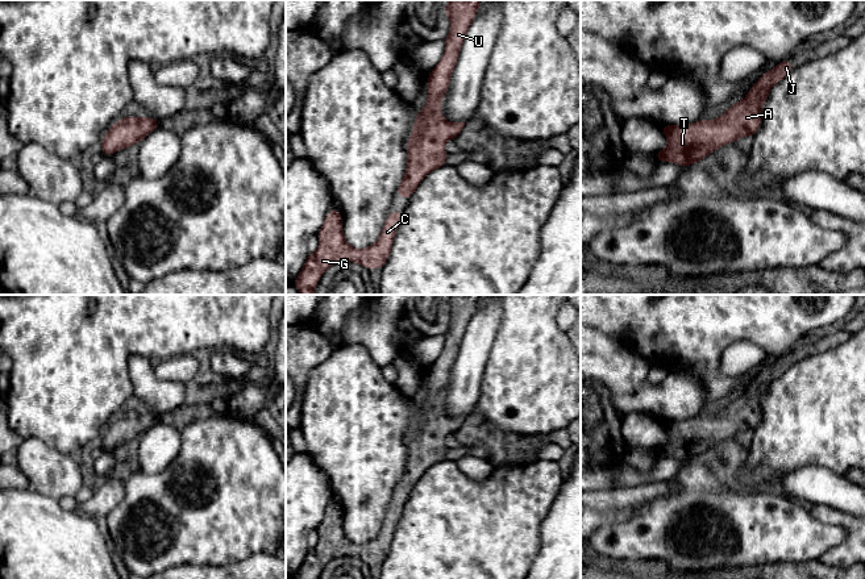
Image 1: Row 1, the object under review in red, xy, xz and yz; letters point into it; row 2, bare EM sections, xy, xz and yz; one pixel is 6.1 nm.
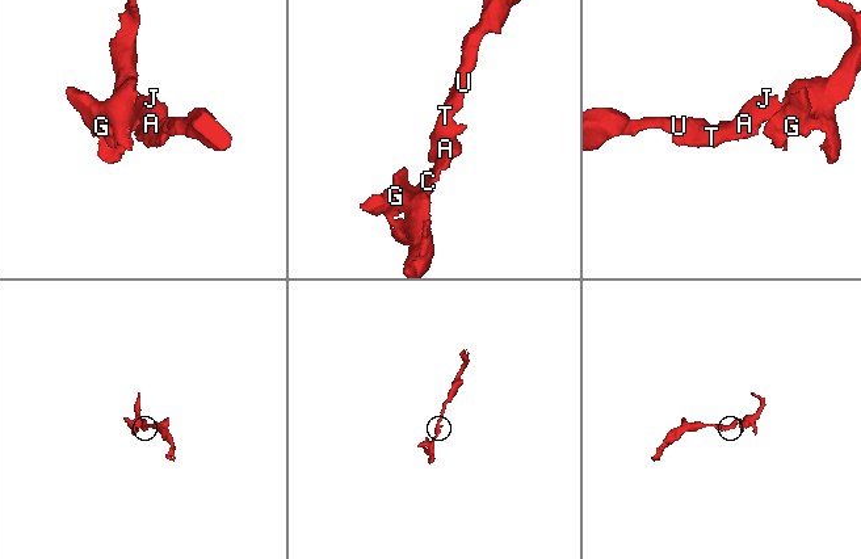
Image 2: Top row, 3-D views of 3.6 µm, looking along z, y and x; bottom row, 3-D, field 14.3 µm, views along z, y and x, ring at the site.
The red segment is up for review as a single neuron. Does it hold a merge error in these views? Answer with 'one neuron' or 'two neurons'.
one neuron

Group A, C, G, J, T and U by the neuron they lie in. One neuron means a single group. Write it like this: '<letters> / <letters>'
A C G J T U

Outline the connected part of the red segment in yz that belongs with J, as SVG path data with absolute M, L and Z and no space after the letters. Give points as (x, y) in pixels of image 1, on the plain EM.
M785 354L761 370L747 391L731 400L718 415L702 413L686 420L661 420L669 440L653 449L658 457L673 457L681 462L696 459L700 454L736 434L754 430L761 421L761 403L770 383L793 366L793 357Z

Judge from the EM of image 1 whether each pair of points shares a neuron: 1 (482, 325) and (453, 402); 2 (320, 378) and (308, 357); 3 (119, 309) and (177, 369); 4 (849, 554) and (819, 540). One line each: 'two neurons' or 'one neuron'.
1: one neuron
2: two neurons
3: two neurons
4: two neurons

